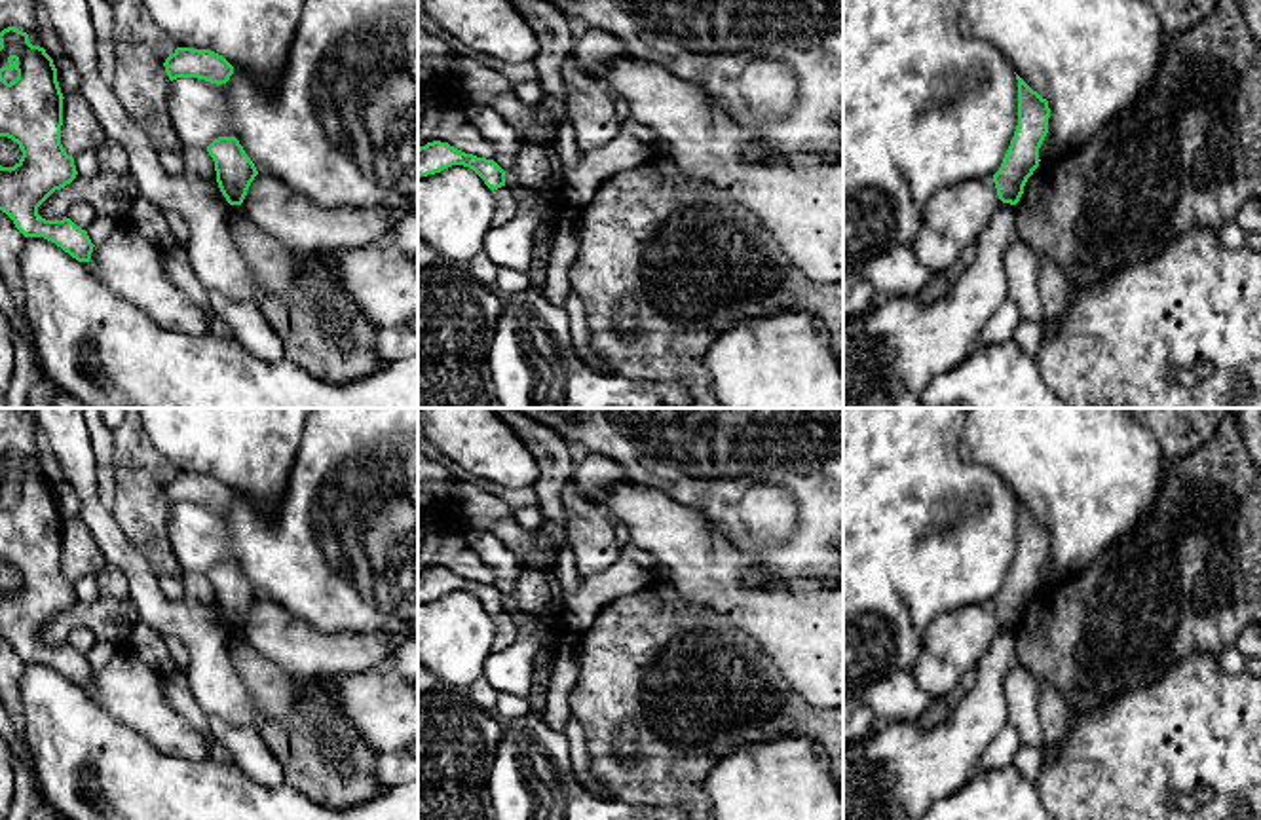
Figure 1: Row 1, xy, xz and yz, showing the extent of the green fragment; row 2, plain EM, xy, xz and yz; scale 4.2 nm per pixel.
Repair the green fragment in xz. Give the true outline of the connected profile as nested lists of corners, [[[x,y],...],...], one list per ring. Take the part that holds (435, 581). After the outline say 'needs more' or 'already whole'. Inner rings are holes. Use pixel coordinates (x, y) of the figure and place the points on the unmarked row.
[[[441,566],[418,573],[418,602],[441,598],[452,590],[473,594],[492,617],[505,611],[505,596],[494,585],[465,579]]]; already whole

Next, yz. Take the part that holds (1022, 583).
[[[1018,499],[1018,550],[999,596],[993,600],[1003,628],[1016,630],[1024,611],[1039,592],[1039,573],[1048,558],[1048,526],[1033,516]]]; already whole

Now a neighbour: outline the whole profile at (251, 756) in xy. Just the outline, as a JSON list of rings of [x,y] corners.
[[[209,716],[209,729],[226,746],[235,767],[253,782],[266,788],[283,784],[281,763],[272,755],[258,727],[237,727],[218,716]]]

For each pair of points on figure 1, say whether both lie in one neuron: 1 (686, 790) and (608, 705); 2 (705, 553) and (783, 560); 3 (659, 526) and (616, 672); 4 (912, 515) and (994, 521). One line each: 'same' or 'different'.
1: same
2: different
3: different
4: same

